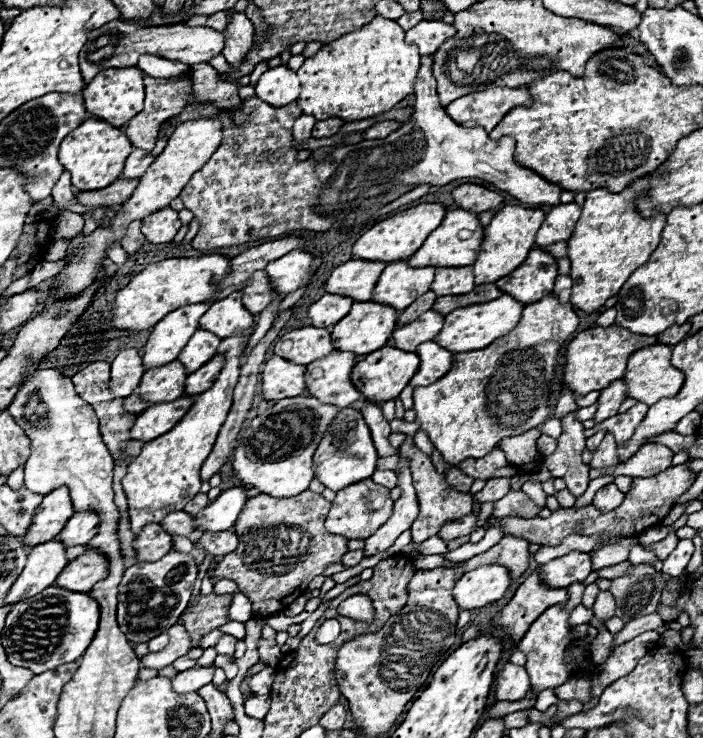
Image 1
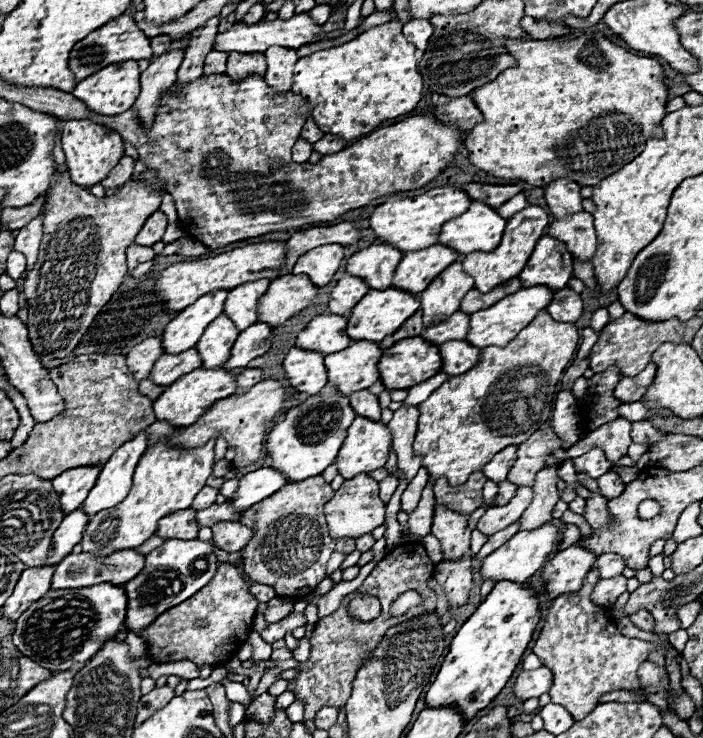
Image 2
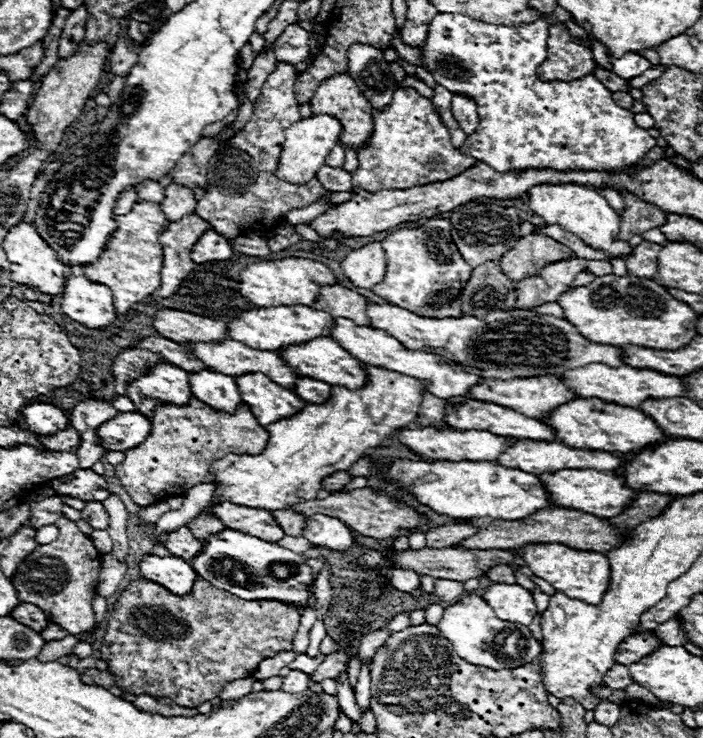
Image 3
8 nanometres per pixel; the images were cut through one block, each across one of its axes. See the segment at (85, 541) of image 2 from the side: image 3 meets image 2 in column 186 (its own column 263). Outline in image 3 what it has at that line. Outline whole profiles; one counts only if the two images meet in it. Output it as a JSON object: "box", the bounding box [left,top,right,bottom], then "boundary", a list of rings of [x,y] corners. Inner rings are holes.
{"box":[212,364,428,512],"boundary":[[[364,364],[364,368],[368,376],[362,388],[348,390],[346,386],[332,386],[326,402],[304,404],[300,414],[266,426],[270,438],[260,454],[228,454],[214,462],[212,480],[222,486],[214,504],[230,500],[240,506],[272,512],[284,510],[288,504],[312,500],[324,476],[336,470],[348,470],[368,448],[380,446],[396,428],[416,422],[422,394],[428,392],[426,382],[372,364]]]}

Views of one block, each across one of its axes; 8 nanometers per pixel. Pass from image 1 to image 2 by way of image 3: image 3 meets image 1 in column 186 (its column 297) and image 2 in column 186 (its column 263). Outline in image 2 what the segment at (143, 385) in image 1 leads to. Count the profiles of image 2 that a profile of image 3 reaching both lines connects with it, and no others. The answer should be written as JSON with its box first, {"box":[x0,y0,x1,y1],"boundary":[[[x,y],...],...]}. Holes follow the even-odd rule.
{"box":[150,348,202,386],"boundary":[[[190,348],[182,354],[162,354],[152,368],[150,380],[160,386],[170,386],[176,382],[176,378],[192,372],[196,366],[202,366],[202,358],[196,348]]]}

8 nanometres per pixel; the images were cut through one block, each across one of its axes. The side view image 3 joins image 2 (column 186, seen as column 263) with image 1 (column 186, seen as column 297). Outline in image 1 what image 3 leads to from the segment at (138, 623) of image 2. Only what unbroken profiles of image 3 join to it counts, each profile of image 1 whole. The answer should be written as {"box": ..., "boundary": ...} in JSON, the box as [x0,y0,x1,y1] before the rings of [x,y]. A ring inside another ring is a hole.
{"box":[118,550,198,642],"boundary":[[[170,550],[156,562],[136,562],[126,568],[118,586],[118,624],[128,642],[148,642],[150,638],[172,628],[188,606],[196,576],[198,562],[190,554],[178,550]]]}

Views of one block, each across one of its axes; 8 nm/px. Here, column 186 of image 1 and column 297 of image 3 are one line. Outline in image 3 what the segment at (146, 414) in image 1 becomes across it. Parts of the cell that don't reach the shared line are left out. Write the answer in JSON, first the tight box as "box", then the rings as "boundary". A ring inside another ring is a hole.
{"box":[236,372,304,426],"boundary":[[[262,372],[236,376],[236,386],[240,386],[242,400],[250,406],[262,426],[288,418],[304,406],[302,398],[298,398],[292,390],[272,382]]]}

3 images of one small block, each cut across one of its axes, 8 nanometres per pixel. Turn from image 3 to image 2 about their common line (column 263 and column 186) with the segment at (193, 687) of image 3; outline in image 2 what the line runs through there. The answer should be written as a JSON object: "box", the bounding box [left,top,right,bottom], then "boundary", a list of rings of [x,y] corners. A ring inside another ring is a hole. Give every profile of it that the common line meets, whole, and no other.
{"box":[138,564,260,668],"boundary":[[[220,564],[216,576],[208,586],[204,586],[204,590],[196,592],[180,606],[174,606],[172,610],[160,614],[138,636],[148,644],[146,656],[154,664],[188,660],[194,662],[198,668],[204,664],[220,668],[238,654],[248,634],[252,632],[258,604],[260,602],[250,594],[250,582],[240,572],[240,568],[232,564]]]}

